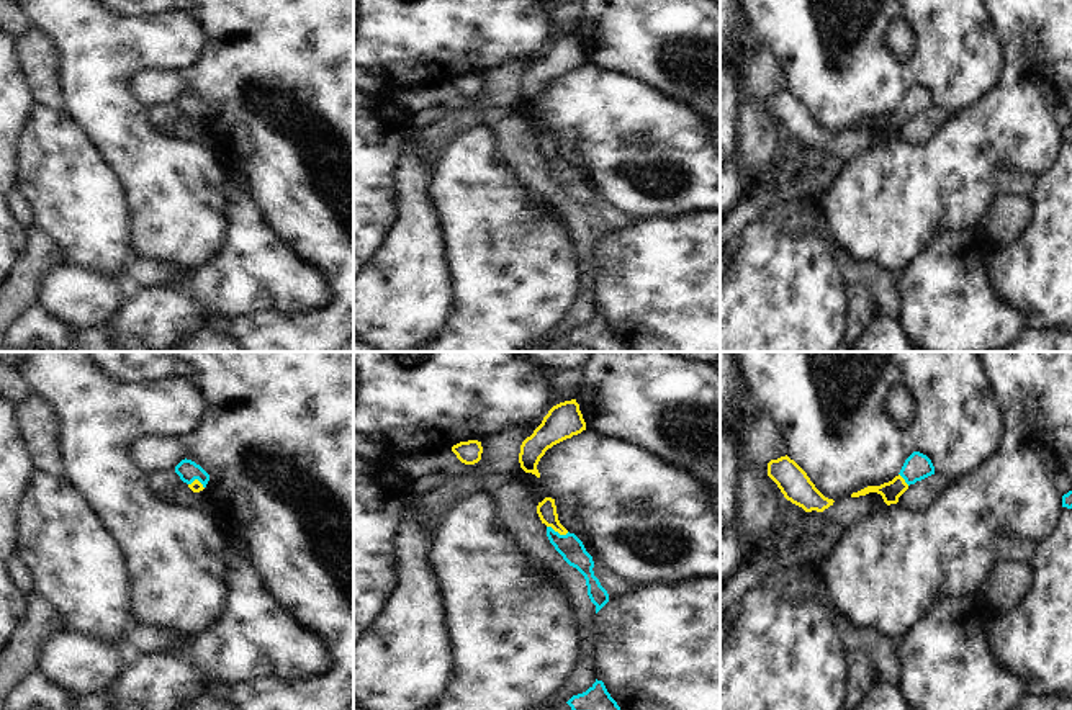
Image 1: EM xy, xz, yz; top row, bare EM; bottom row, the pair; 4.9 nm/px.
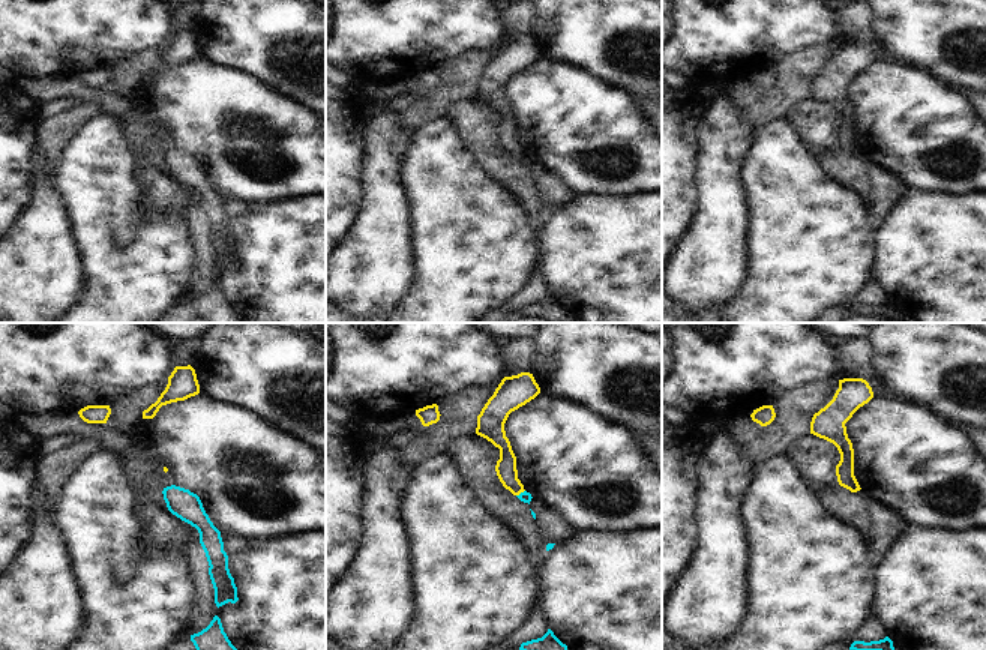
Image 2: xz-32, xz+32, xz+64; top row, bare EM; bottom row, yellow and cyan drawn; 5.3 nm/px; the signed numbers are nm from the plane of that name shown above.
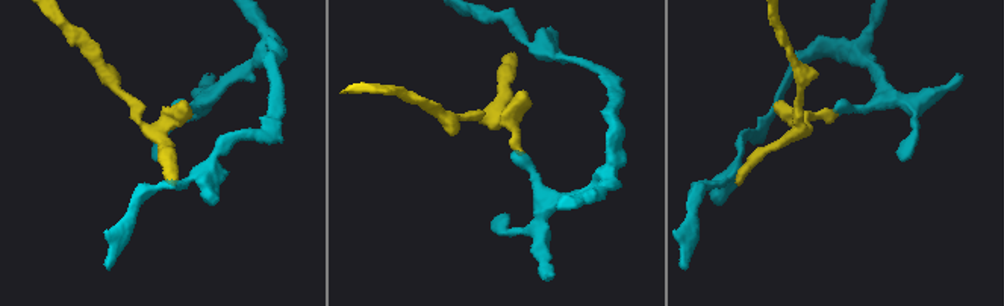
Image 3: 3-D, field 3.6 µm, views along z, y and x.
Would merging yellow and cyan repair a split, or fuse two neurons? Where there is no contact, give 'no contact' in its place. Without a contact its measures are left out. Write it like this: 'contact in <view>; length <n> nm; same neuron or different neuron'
contact in xz; length 120 nm; same neuron

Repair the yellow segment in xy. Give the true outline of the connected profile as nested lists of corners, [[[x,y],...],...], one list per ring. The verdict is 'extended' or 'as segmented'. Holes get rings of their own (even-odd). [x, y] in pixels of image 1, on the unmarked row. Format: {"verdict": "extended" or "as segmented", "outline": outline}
{"verdict": "extended", "outline": [[[187,92],[175,100],[175,106],[193,126],[203,124],[209,115],[209,108],[200,98]]]}

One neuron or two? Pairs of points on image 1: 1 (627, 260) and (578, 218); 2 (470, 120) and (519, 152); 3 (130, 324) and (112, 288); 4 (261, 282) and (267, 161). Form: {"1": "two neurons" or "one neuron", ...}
{"1": "two neurons", "2": "two neurons", "3": "two neurons", "4": "two neurons"}

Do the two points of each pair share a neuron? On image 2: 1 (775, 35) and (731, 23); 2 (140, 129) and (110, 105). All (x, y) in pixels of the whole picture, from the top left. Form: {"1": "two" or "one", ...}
{"1": "one", "2": "one"}

